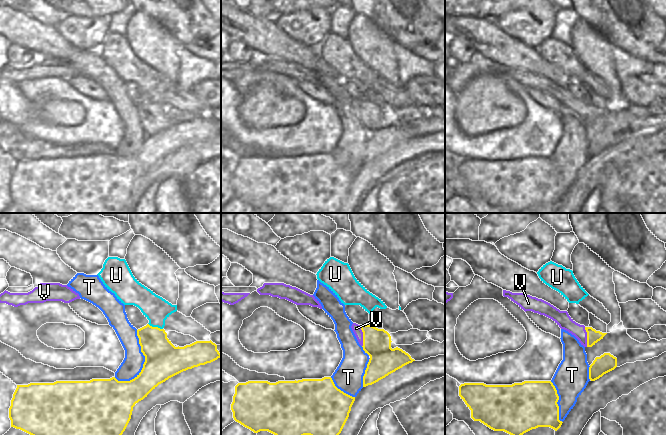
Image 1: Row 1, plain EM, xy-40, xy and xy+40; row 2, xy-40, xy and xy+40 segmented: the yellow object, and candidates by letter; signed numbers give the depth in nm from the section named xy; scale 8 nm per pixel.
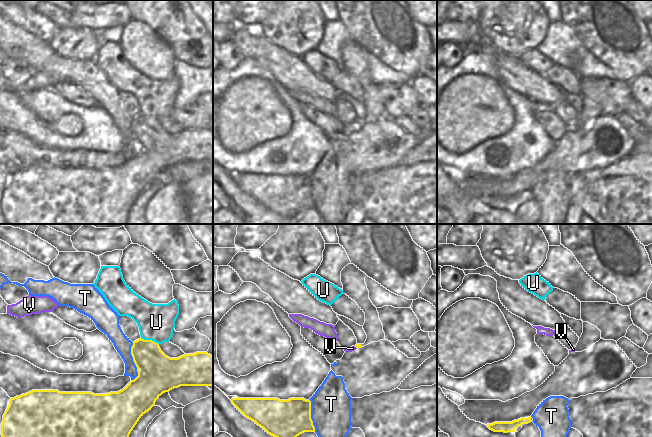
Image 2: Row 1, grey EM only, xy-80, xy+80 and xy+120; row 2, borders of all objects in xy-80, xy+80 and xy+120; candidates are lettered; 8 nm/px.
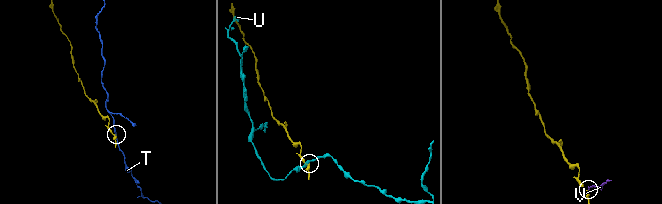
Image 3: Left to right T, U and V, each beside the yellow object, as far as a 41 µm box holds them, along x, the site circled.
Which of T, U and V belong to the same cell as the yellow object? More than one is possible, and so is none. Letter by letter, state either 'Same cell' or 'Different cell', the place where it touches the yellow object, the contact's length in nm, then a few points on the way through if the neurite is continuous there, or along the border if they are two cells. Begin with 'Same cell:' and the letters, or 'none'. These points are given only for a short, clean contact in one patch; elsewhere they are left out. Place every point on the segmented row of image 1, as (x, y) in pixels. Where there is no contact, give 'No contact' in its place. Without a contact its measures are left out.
Same cell: none
T: Different cell. Touches yellow at xy-40 (144, 362). Shared border 440 nm
U: Different cell. Touches yellow at xy-40 (155, 327). Shared border 130 nm. Boundary: xy-40 (148, 323), (162, 329)
V: Different cell. Touches yellow at xy (363, 336). Shared border 180 nm.

